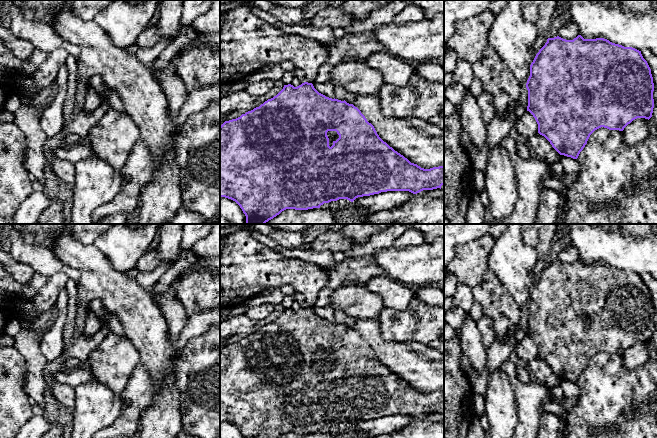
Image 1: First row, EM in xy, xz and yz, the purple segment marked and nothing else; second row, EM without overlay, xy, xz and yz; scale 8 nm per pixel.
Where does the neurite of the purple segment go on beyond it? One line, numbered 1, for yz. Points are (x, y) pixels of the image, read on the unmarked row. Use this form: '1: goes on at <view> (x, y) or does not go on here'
1: does not go on here

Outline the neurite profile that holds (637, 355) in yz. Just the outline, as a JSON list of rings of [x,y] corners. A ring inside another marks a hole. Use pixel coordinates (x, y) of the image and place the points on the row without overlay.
[[[637,342],[628,348],[622,355],[624,365],[628,369],[637,368],[645,364],[650,358],[648,352],[648,343]]]

